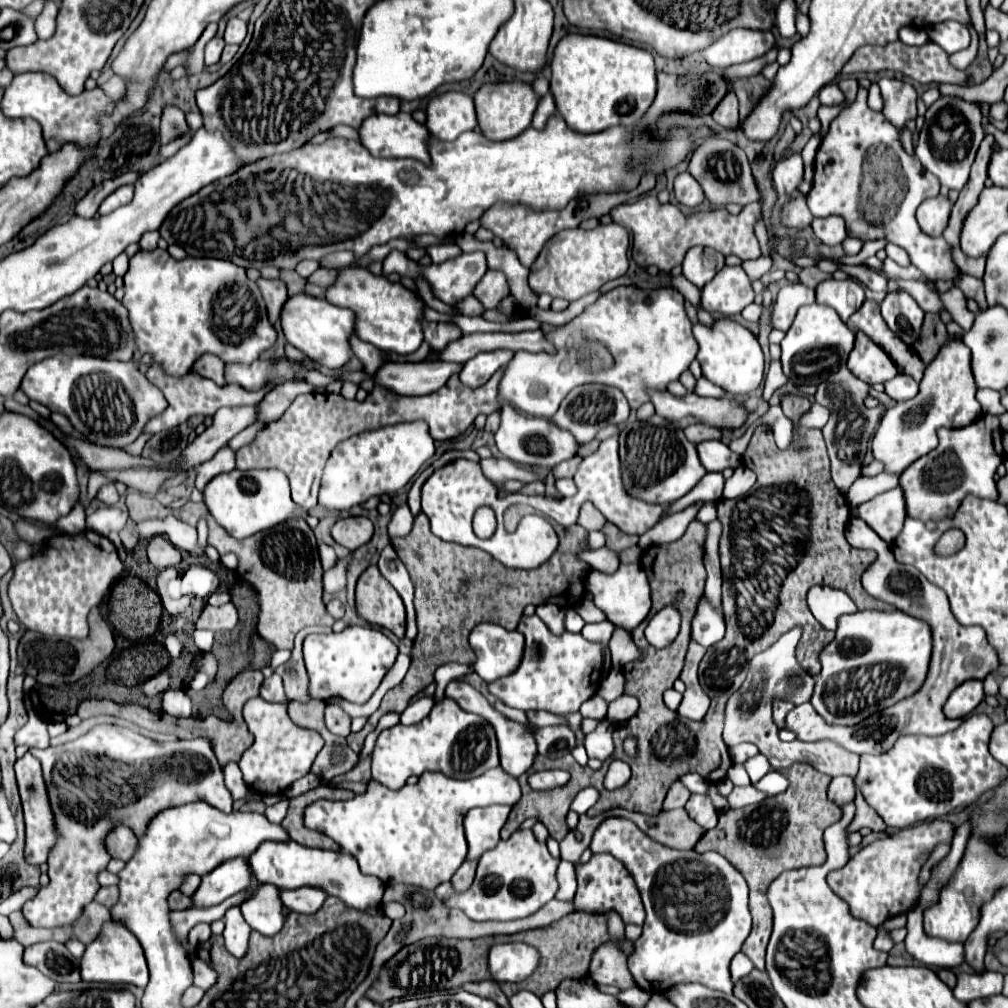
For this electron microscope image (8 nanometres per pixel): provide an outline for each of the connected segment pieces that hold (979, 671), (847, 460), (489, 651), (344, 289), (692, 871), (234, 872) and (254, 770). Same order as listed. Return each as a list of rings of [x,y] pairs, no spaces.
[[[851,519],[845,532],[847,541],[854,548],[870,549],[877,553],[877,559],[861,575],[863,589],[871,597],[875,597],[879,601],[883,599],[885,603],[895,605],[899,611],[909,613],[911,617],[917,617],[931,627],[931,631],[933,631],[933,649],[931,651],[933,653],[931,653],[931,661],[929,661],[929,671],[927,671],[925,683],[921,685],[921,689],[915,695],[901,699],[899,703],[869,715],[867,719],[863,719],[857,725],[851,725],[851,727],[829,725],[813,709],[811,703],[803,703],[803,705],[793,707],[787,713],[785,729],[793,731],[799,741],[829,739],[829,741],[837,741],[841,747],[845,747],[847,751],[853,751],[853,753],[885,753],[893,747],[893,743],[901,735],[943,735],[943,733],[949,733],[955,727],[959,727],[961,725],[959,719],[947,719],[943,715],[943,705],[945,705],[945,699],[949,697],[949,691],[953,691],[953,687],[961,685],[965,679],[975,679],[975,677],[983,679],[987,673],[993,673],[999,667],[999,663],[997,663],[997,655],[995,655],[993,647],[989,647],[985,631],[981,627],[977,627],[977,625],[963,627],[957,623],[957,619],[953,617],[953,613],[949,609],[949,601],[947,601],[947,595],[943,589],[929,583],[925,579],[925,575],[921,575],[913,565],[897,563],[891,553],[891,547],[883,539],[863,520]]]
[[[841,367],[837,373],[831,373],[825,381],[821,381],[817,385],[817,393],[815,393],[815,401],[829,407],[829,411],[831,411],[829,421],[821,431],[823,431],[823,437],[827,443],[833,483],[843,493],[847,493],[849,485],[861,475],[859,469],[861,469],[863,455],[867,453],[869,439],[873,437],[873,433],[877,431],[877,425],[879,425],[881,407],[877,407],[877,409],[865,407],[865,397],[867,397],[867,385],[861,379],[857,379],[847,367]]]
[[[481,623],[471,631],[471,647],[477,653],[473,669],[487,683],[513,673],[523,657],[525,637],[495,623]]]
[[[341,267],[331,287],[325,291],[325,299],[337,307],[347,307],[355,313],[355,335],[375,345],[377,349],[409,355],[423,343],[421,335],[421,311],[423,301],[417,299],[401,283],[391,283],[387,277],[377,277],[363,267]]]
[[[625,817],[603,819],[593,833],[589,849],[593,853],[605,851],[621,859],[629,869],[629,873],[633,875],[637,889],[641,893],[647,917],[643,923],[643,933],[637,941],[633,941],[633,951],[629,955],[629,971],[635,983],[649,993],[663,993],[669,987],[685,981],[697,981],[709,989],[731,993],[733,983],[729,963],[751,931],[751,915],[747,907],[749,891],[743,875],[719,853],[709,851],[701,855],[697,851],[669,849],[649,839],[641,829],[635,827],[633,821]]]
[[[237,857],[227,863],[221,863],[209,875],[201,877],[201,885],[191,897],[191,909],[207,909],[219,905],[227,897],[249,887],[249,871],[245,859]]]
[[[253,697],[245,703],[243,717],[247,725],[251,725],[251,733],[255,735],[253,745],[243,753],[239,761],[243,781],[253,791],[259,791],[259,795],[281,795],[285,789],[291,787],[293,781],[309,773],[323,743],[299,743],[297,725],[269,725],[269,701],[261,697]]]

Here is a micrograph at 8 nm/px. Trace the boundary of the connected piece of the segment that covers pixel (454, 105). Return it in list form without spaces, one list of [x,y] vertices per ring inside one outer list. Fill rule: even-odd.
[[[447,91],[447,93],[441,93],[437,97],[433,97],[429,103],[427,103],[427,129],[429,133],[439,139],[439,141],[455,141],[461,133],[465,131],[471,131],[477,127],[477,119],[475,119],[475,107],[473,107],[473,99],[461,91]]]

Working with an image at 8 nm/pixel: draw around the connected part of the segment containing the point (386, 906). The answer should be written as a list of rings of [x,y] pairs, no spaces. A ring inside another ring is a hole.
[[[393,901],[383,903],[383,905],[381,905],[381,909],[383,909],[383,913],[385,913],[389,919],[399,919],[399,917],[405,913],[403,905],[401,905],[401,903],[393,903]]]

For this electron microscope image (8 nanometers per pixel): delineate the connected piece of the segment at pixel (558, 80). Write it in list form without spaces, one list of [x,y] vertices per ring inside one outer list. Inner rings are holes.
[[[565,35],[551,57],[551,93],[557,113],[579,133],[597,133],[615,125],[633,127],[653,103],[657,89],[653,55],[645,49],[595,35]]]

